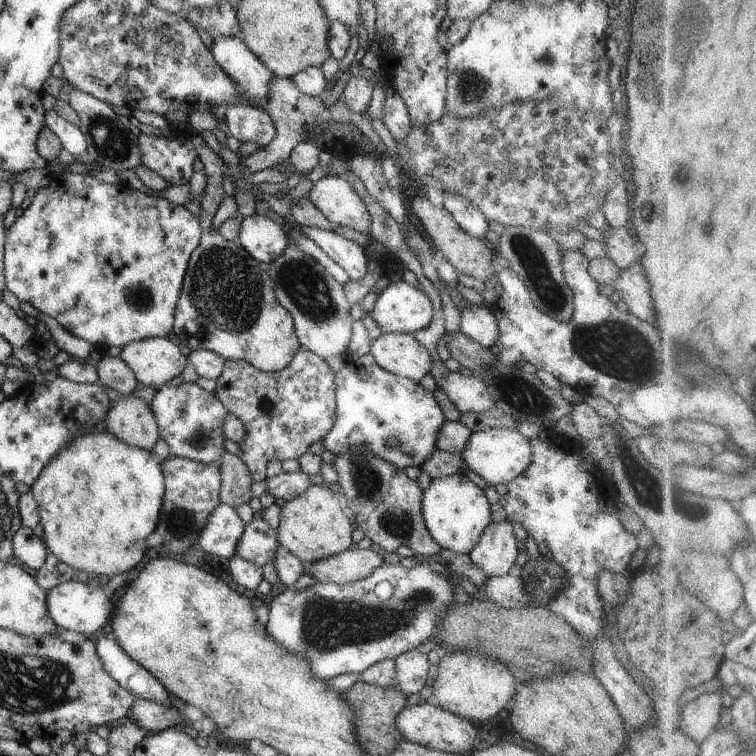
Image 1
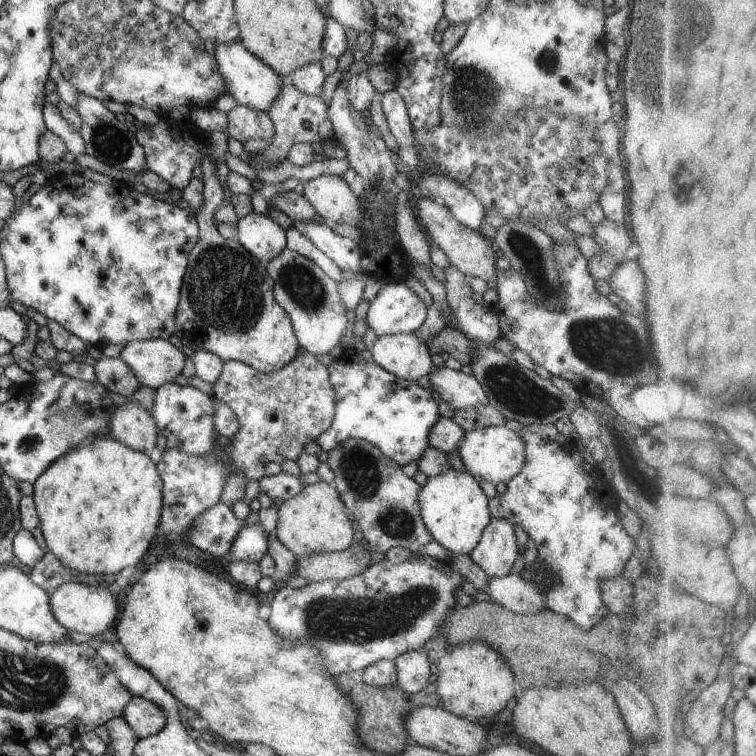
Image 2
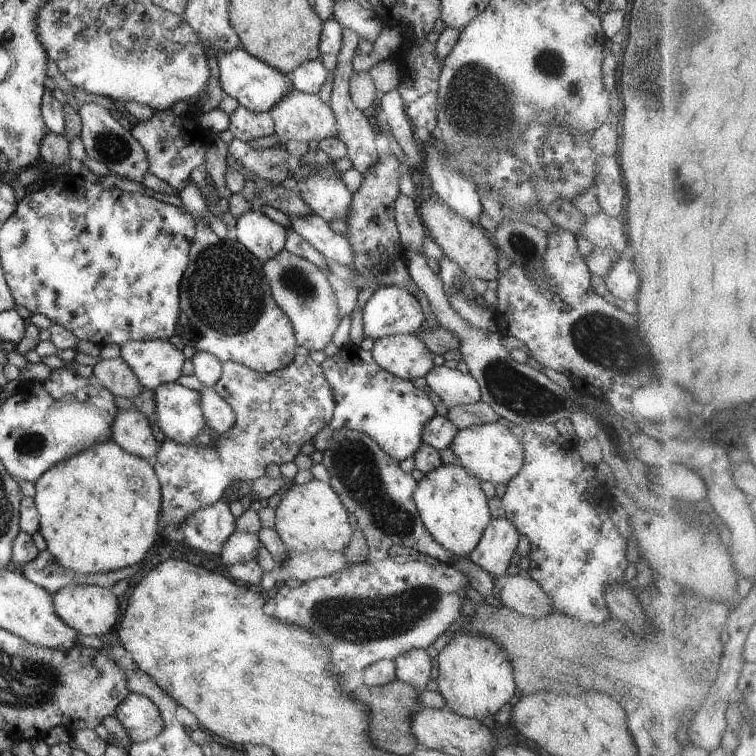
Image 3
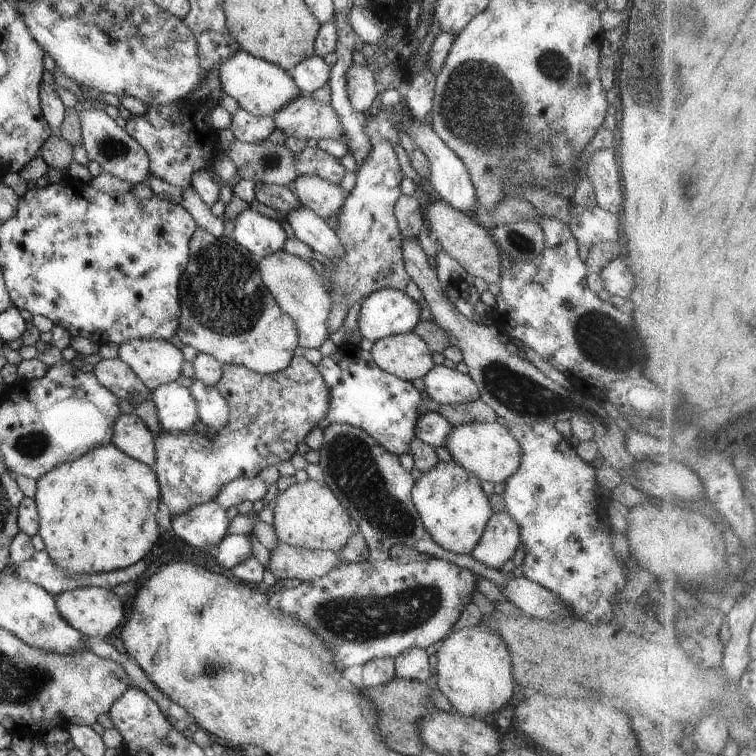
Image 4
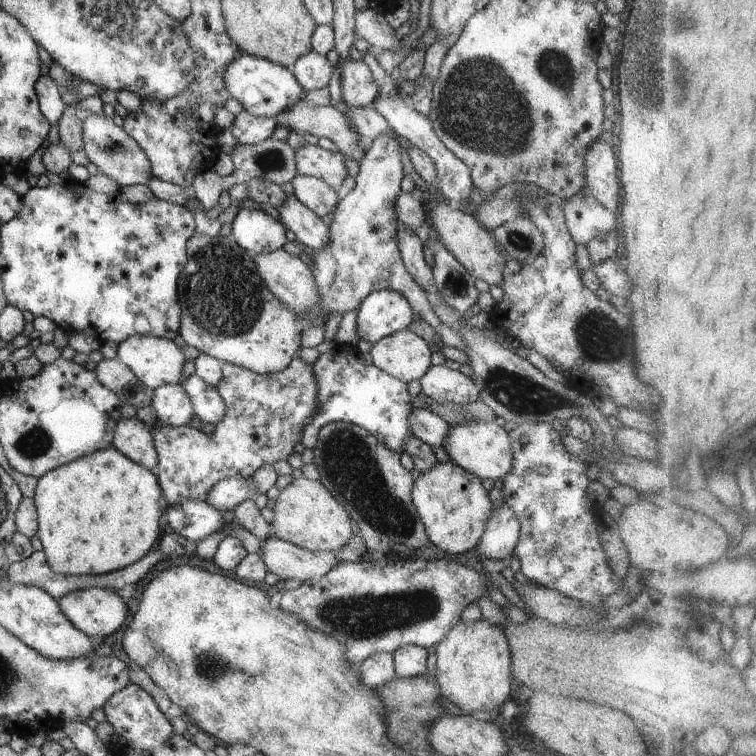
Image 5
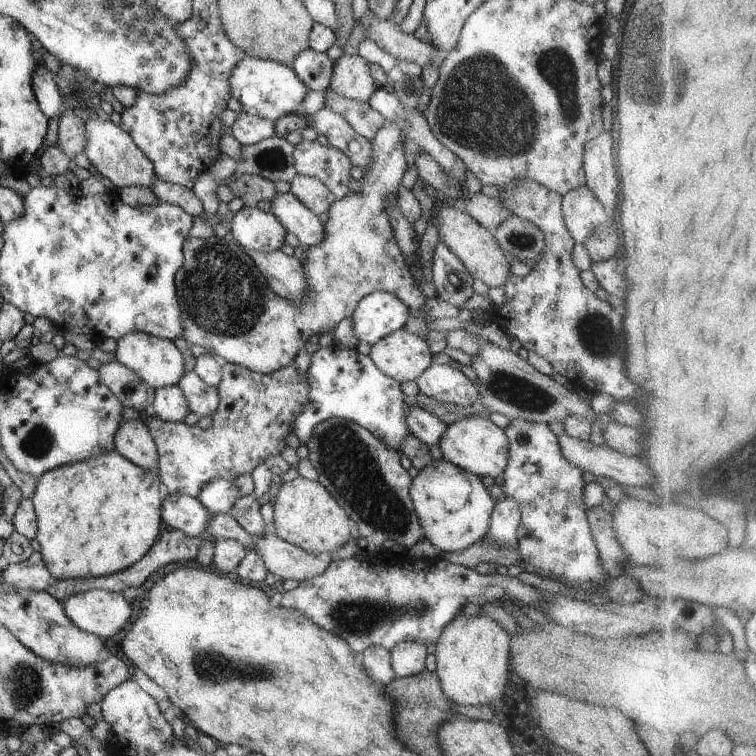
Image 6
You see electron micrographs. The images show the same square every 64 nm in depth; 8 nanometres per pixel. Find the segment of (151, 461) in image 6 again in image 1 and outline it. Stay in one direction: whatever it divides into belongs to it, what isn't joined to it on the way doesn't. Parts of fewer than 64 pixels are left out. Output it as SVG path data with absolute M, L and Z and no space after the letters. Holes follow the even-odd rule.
M123 395L120 400L111 401L104 430L111 432L128 446L151 452L152 458L159 462L160 458L153 449L160 440L160 429L150 405L144 400Z

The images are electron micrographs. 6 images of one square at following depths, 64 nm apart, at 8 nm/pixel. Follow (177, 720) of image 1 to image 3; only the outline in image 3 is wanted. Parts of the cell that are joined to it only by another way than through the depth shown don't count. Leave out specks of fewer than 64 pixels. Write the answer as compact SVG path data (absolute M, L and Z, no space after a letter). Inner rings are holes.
M130 692L128 698L116 708L114 718L120 720L132 744L148 742L164 730L159 708L144 694Z

